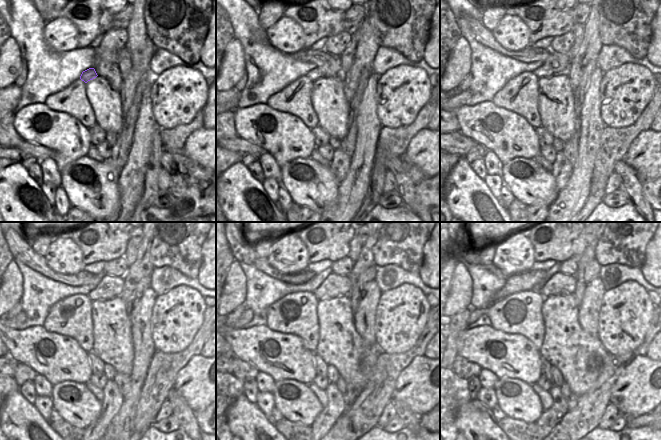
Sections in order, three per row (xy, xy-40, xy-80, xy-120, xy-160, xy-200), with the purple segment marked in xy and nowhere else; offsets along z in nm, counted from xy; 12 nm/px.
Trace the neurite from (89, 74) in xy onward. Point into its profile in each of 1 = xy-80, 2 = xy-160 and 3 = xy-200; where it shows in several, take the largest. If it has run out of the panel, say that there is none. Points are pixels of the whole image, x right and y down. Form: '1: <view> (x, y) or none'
1: xy-80 (558, 63)
2: xy-160 (334, 285)
3: xy-200 (559, 284)

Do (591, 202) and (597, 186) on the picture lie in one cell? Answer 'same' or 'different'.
same

